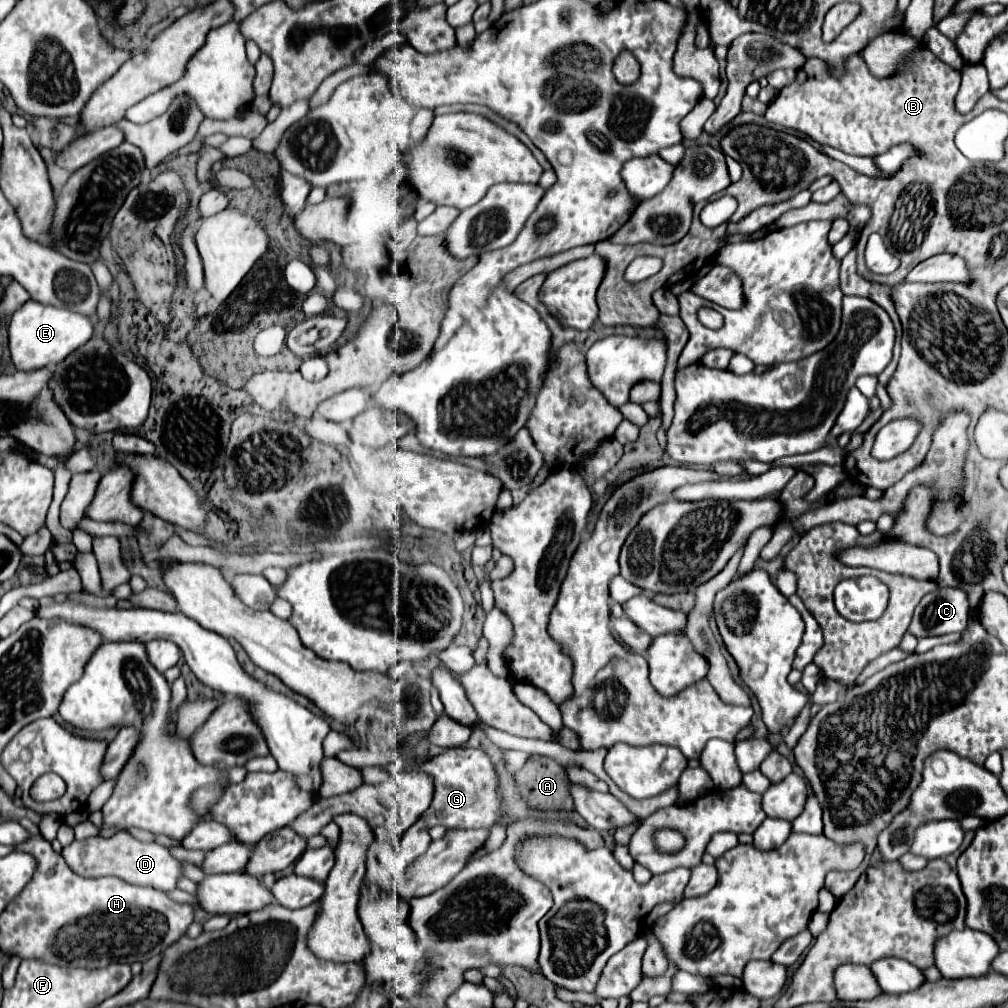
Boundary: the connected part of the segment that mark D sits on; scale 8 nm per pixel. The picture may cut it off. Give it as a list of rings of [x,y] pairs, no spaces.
[[[114,833],[112,837],[92,837],[84,841],[72,841],[68,847],[62,849],[62,857],[68,867],[82,875],[82,877],[104,877],[114,875],[126,883],[134,885],[148,885],[160,891],[176,889],[180,873],[180,861],[170,855],[170,851],[156,843],[142,843],[134,839],[130,833]]]

